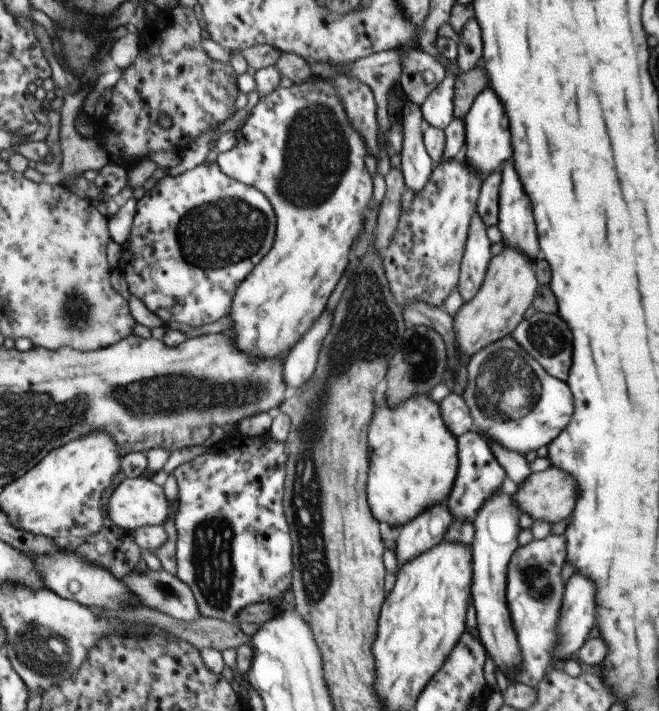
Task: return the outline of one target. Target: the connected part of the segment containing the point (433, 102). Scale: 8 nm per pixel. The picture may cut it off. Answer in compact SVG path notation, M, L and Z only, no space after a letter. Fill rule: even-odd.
M446 70L445 78L419 106L426 125L444 131L451 124L455 118L453 114L454 92L455 78L451 71Z

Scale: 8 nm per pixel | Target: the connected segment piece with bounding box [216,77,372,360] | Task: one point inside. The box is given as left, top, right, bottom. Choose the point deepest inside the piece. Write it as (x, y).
(297, 147)

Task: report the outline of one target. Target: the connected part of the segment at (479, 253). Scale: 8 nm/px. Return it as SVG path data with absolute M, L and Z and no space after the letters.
M476 213L469 225L457 283L458 292L464 303L472 301L480 290L492 258L491 242L486 235L487 228Z

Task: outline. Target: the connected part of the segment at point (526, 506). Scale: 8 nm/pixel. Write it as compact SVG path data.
M551 466L547 470L532 473L524 485L518 487L512 498L519 510L528 513L534 521L545 521L554 525L572 514L578 496L579 489L572 474Z

